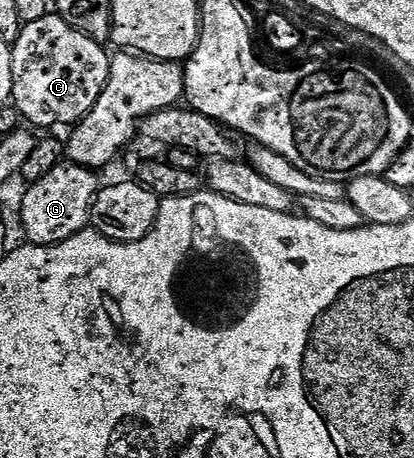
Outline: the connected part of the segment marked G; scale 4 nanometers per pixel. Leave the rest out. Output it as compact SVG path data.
M72 164L57 165L38 182L32 183L30 189L21 198L21 226L30 243L38 246L51 246L54 242L65 242L68 238L76 238L90 225L89 210L93 207L93 198L99 189L98 175L92 170Z

